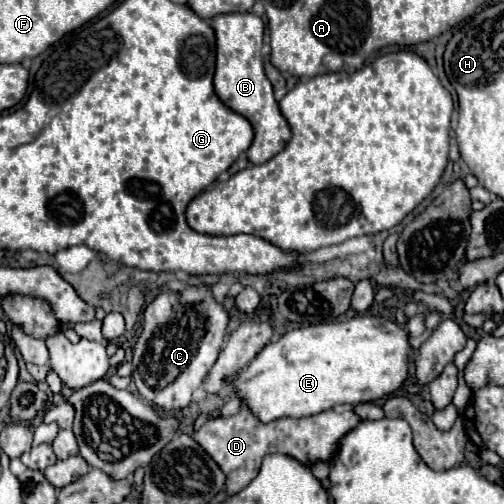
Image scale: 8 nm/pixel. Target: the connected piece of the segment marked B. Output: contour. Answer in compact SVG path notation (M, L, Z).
M226 13L212 19L212 29L216 33L216 73L214 73L214 93L218 99L234 113L246 117L254 127L254 145L250 145L248 159L252 163L266 163L270 157L280 153L290 141L290 127L282 117L278 103L272 93L272 85L264 75L262 67L262 37L264 21L254 13Z

